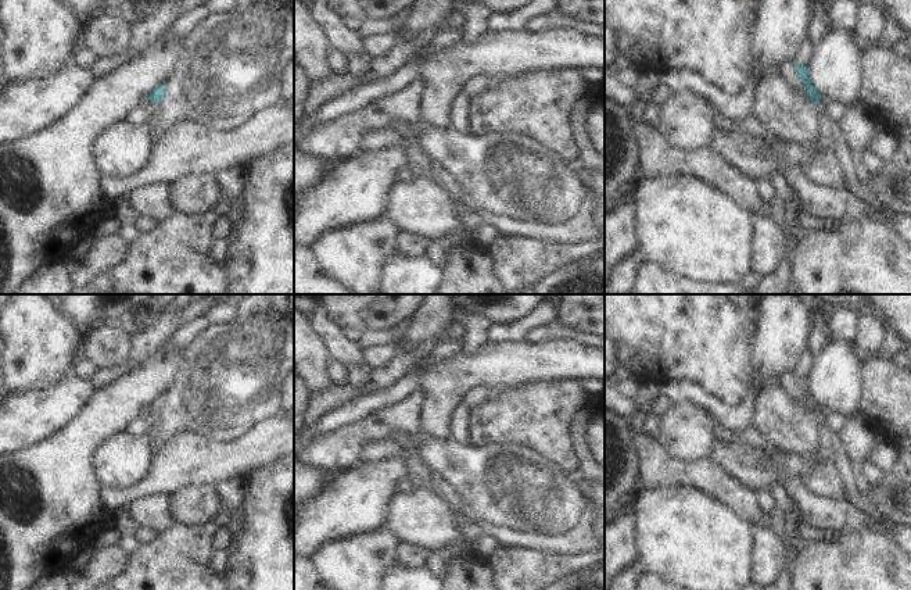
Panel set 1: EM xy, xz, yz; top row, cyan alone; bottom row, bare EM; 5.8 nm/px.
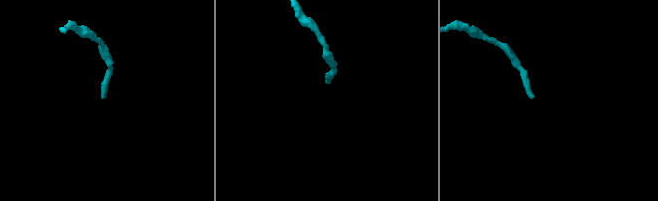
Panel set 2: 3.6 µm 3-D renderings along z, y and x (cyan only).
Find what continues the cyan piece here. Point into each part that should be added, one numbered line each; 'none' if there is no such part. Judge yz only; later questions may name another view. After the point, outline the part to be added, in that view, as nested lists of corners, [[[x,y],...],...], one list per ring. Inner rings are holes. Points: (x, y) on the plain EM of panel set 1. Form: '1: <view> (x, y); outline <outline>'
1: yz (832, 442); outline [[[824,411],[815,414],[818,421],[818,446],[832,455],[835,468],[843,478],[846,490],[844,500],[868,515],[878,515],[883,518],[885,515],[876,508],[875,503],[858,491],[856,473],[850,464],[851,458],[849,446],[842,433],[838,433],[826,426],[826,415],[828,414]]]

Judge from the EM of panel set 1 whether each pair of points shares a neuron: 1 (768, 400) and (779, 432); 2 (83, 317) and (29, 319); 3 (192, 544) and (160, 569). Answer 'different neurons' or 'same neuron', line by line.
1: same neuron
2: different neurons
3: same neuron

